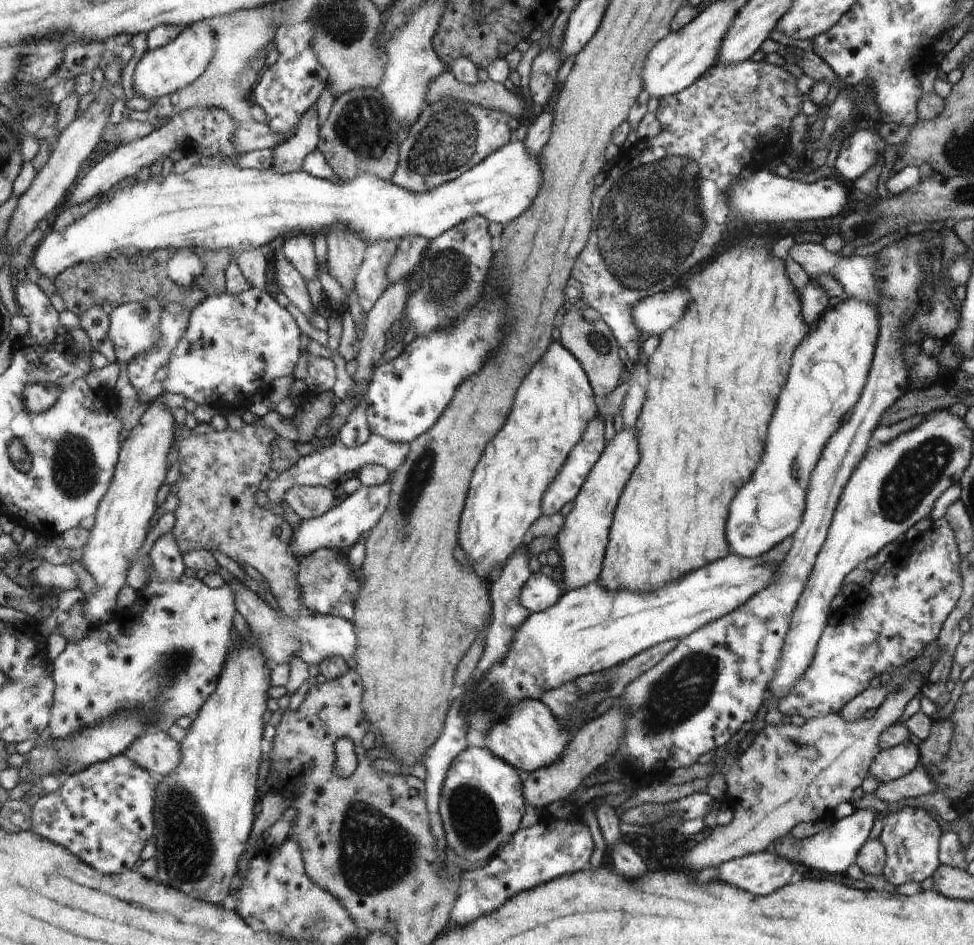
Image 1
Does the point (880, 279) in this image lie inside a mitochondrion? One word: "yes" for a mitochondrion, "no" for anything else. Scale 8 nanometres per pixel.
no

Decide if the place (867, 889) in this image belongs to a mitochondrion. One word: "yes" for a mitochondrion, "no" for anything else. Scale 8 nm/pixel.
no

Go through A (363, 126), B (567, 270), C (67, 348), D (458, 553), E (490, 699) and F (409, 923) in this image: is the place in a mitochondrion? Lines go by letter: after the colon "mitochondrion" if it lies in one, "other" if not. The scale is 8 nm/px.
A: mitochondrion
B: other
C: other
D: other
E: mitochondrion
F: other

